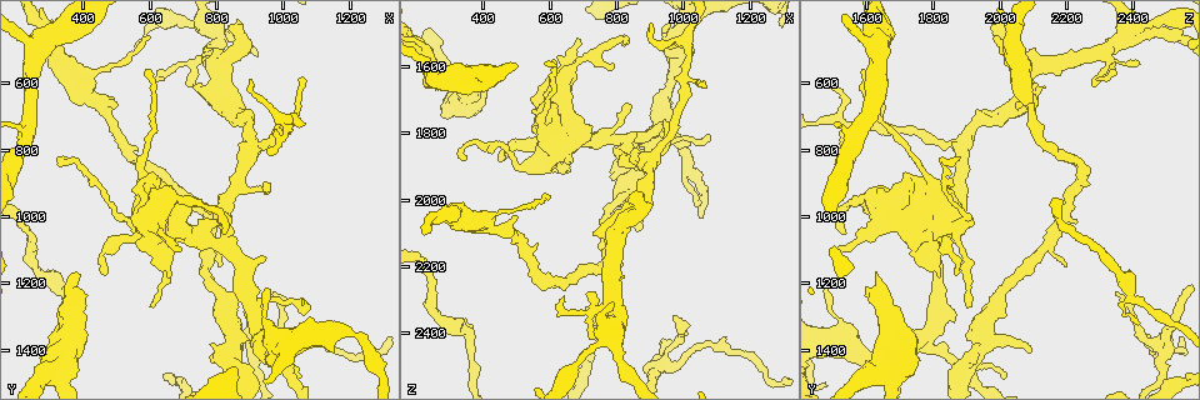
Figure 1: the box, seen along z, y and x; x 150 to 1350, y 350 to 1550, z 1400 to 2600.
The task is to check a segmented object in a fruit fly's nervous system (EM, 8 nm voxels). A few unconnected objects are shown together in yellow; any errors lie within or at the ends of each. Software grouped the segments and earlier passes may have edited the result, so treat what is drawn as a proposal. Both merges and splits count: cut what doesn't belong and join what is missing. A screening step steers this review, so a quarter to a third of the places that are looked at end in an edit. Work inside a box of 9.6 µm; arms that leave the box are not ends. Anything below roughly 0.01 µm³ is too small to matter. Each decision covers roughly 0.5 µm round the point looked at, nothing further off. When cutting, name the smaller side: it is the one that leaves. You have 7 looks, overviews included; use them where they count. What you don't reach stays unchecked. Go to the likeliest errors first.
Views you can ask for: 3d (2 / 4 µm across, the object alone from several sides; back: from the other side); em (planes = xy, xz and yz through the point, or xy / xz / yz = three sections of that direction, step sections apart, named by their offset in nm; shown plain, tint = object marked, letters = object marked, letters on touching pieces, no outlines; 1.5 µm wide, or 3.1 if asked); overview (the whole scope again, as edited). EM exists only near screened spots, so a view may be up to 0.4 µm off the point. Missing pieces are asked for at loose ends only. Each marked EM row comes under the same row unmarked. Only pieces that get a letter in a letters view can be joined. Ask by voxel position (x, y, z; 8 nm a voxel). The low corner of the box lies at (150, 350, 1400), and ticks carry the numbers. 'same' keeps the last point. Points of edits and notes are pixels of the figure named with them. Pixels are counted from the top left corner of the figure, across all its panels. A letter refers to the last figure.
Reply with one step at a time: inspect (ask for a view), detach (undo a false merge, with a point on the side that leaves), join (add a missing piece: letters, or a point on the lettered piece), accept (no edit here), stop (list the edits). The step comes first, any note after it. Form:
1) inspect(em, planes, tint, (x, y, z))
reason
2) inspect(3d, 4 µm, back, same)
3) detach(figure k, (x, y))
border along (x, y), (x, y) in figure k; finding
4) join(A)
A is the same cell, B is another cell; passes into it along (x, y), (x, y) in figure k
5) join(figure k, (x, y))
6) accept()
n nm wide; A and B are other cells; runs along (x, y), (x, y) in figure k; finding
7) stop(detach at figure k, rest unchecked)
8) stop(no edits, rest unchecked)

inspect(em, xy, step 4, tint, (240, 490, 1630))
sudden change in width

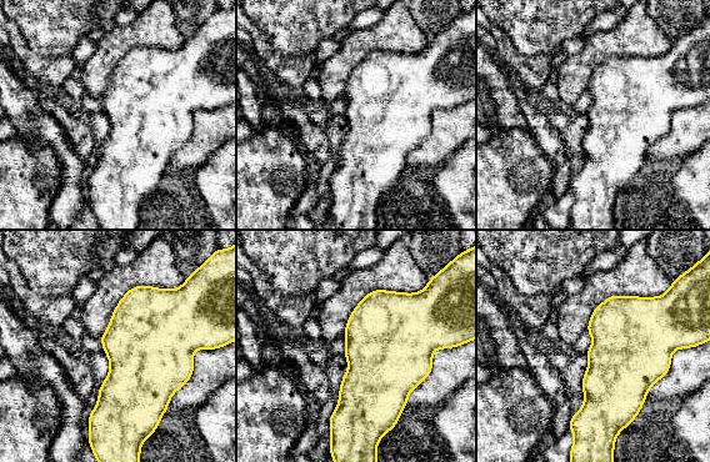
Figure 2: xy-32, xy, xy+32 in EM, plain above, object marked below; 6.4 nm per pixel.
inspect(em, planes, letters, same)
cut it another way

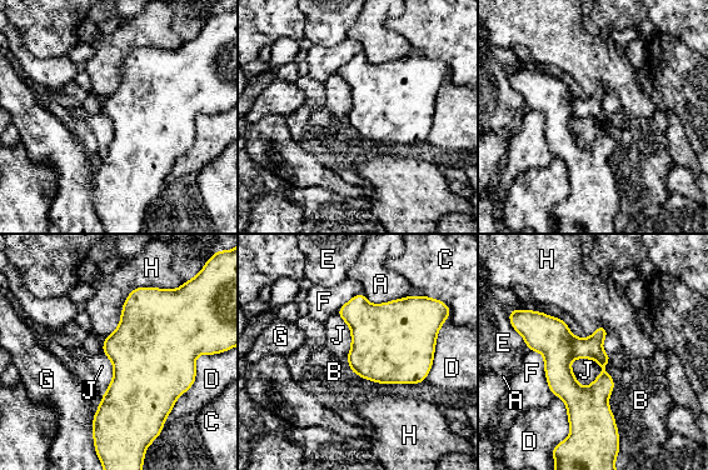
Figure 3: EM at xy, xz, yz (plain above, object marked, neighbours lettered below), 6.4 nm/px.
accept()
A, B, C, D, E, F, G, H and J are other cells; border along (574, 356), (572, 374), (586, 389) in figure 3; one neuron here

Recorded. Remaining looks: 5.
inspect(3d, 4 µm, back, (870, 1410, 2090))
free end

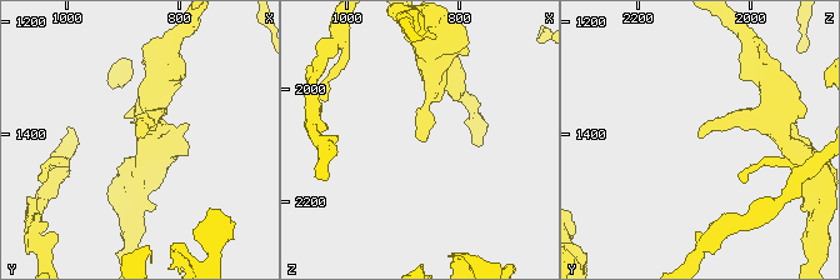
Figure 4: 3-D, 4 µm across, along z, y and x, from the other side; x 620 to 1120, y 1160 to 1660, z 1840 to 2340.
inspect(em, xz, step 8, letters, (870, 1400, 2095))
now the EM

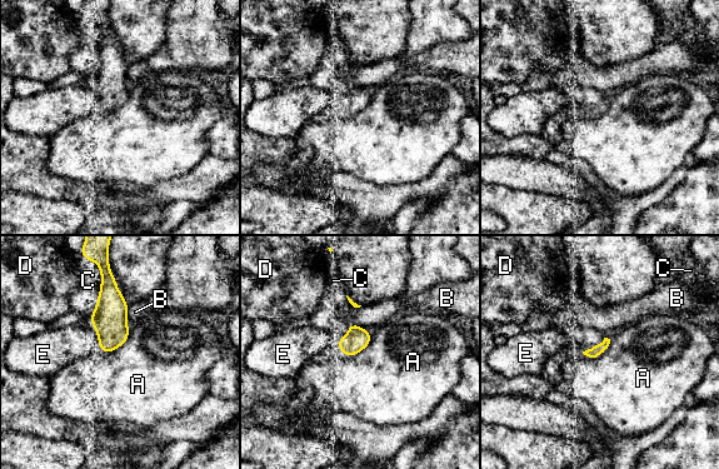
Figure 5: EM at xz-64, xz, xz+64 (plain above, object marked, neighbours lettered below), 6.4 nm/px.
accept()
A, B, C, D and E are other cells; border along (372, 337), (353, 355), (339, 350) in figure 5; none of them fits

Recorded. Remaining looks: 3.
inspect(3d, 2 µm, (240, 750, 1580))
three-way junction

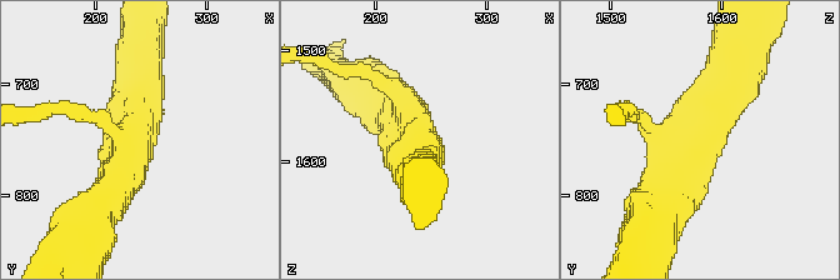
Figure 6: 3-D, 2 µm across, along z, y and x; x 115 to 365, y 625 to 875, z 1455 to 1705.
inspect(em, planes, letters, (236, 744, 1584))
3 arms; shape alone is not enough

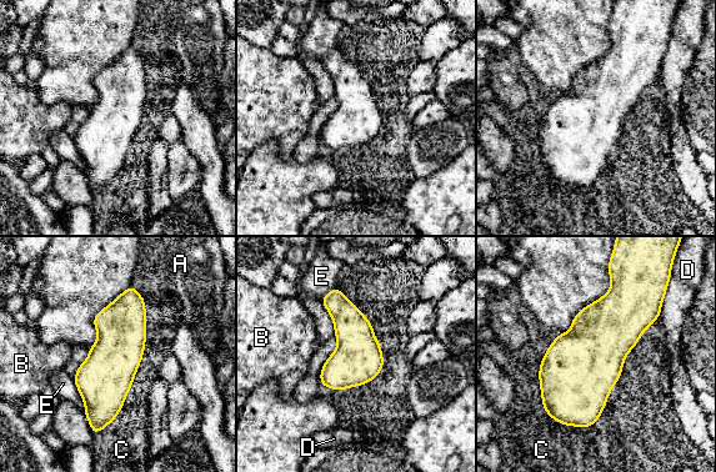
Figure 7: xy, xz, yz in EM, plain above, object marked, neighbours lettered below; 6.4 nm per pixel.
accept()
300 nm wide; A, B, C, D and E are other cells; border along (131, 285), (141, 296), (145, 307) in figure 7; one neuron here

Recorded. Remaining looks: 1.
stop(no edits, rest unchecked)

